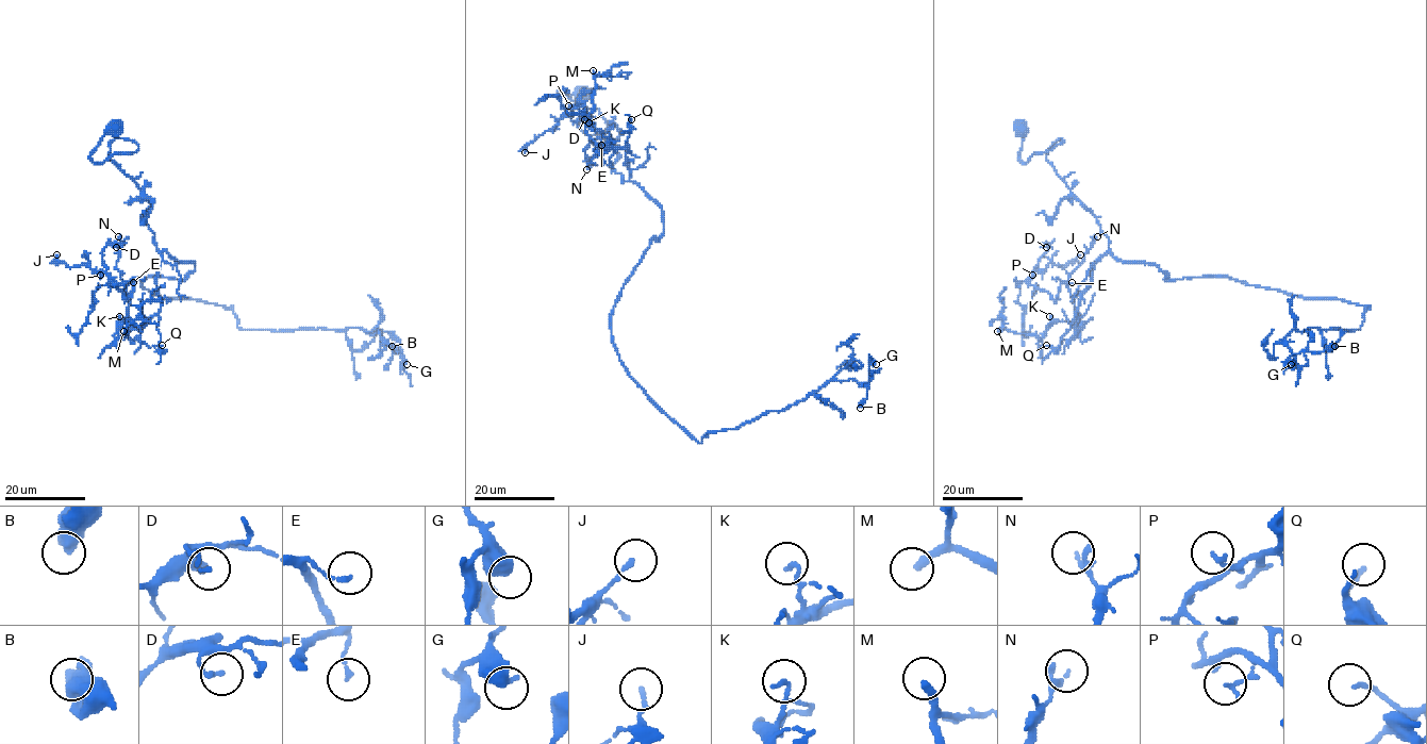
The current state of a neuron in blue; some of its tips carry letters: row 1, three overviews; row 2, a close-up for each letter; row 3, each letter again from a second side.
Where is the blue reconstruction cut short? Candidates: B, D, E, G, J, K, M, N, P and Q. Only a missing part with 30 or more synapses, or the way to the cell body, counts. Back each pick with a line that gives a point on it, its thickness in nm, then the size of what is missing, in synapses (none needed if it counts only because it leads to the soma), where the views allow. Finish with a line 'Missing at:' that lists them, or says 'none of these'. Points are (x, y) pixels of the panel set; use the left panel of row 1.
M: Place: (123, 331). Thickness 280 nm. Roughly 45 synapses
Missing at: M

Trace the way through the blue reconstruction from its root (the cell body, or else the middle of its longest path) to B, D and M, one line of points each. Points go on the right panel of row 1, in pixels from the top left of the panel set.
B: (1021, 129), (1025, 164), (1063, 141), (1046, 160), (1118, 260), (1369, 306), (1359, 329), (1307, 331), (1334, 346)
D: (1021, 129), (1025, 164), (1063, 141), (1046, 160), (1109, 241), (1079, 329), (1063, 281), (1029, 282), (1046, 247)
M: (1021, 129), (1025, 164), (1063, 141), (1046, 160), (1109, 250), (1080, 298), (1079, 329), (997, 331)

